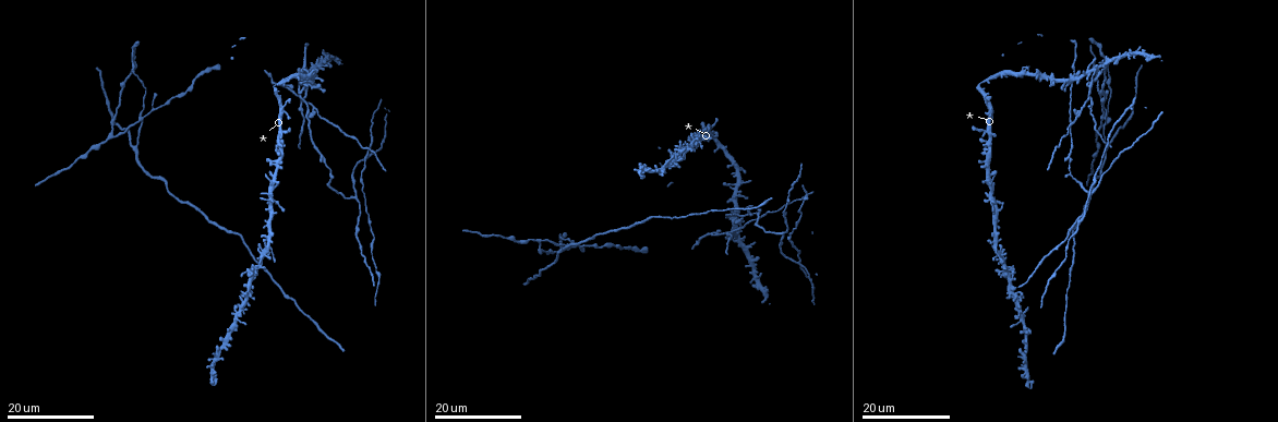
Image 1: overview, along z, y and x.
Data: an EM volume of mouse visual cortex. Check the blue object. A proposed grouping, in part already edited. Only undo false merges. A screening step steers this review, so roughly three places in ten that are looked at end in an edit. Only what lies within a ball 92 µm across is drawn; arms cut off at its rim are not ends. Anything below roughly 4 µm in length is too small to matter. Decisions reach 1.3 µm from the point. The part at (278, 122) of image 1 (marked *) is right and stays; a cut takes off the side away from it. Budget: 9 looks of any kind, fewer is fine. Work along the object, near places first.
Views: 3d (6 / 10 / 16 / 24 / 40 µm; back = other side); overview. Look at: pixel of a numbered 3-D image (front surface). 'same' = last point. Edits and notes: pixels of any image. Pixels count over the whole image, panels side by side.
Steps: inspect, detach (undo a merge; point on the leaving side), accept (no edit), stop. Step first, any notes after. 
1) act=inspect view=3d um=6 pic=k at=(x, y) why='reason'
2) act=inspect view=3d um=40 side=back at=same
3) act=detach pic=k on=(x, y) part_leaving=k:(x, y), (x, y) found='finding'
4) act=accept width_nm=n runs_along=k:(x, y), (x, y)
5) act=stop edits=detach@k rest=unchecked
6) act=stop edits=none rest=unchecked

act=inspect view=3d um=24 pic=1 at=(735, 190)

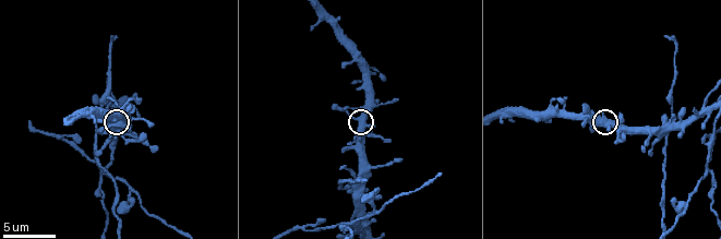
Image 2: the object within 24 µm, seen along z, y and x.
act=inspect view=3d um=6 pic=2 at=(356, 119)

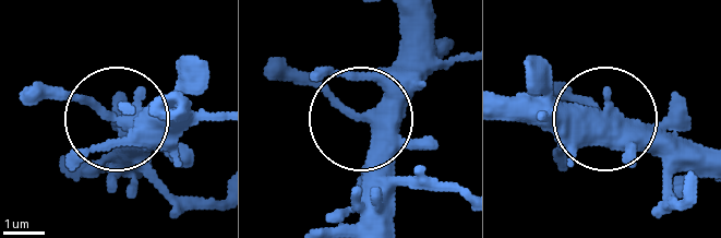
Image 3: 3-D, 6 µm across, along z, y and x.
act=accept side_arm_um=19 runs_along=3:(154, 106), (106, 116), (46, 88) found='continuous, no second neuron'

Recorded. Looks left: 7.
act=inspect view=3d um=16 pic=1 at=(737, 238) why='a fork'

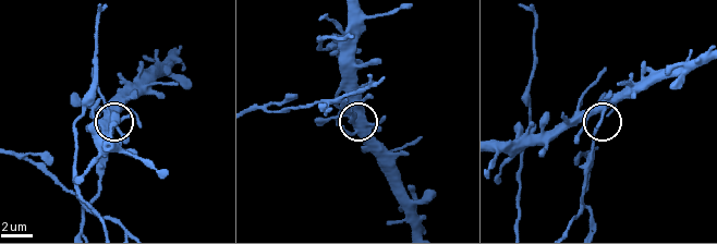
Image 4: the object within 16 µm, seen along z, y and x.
act=inspect view=3d um=10 pic=4 at=(350, 121)

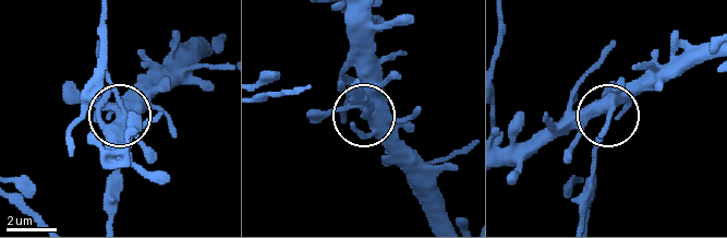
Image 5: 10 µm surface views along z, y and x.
act=inspect view=3d um=6 pic=5 at=(362, 118)

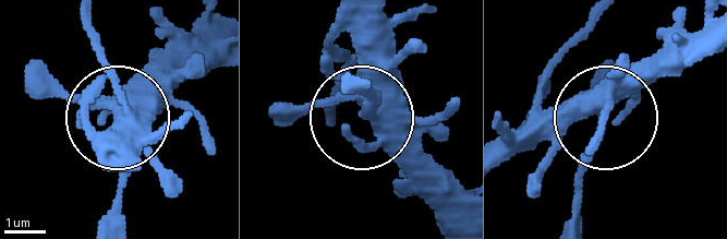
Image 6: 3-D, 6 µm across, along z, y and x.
act=accept arms=3 runs_along=6:(366, 22), (370, 116), (425, 175) found='all the same neuron'

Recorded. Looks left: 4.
act=inspect view=3d um=24 pic=1 at=(1104, 117) why='three arms meet'

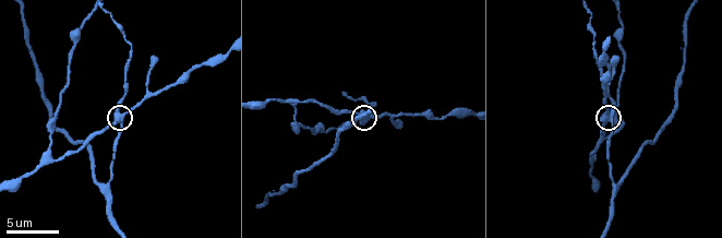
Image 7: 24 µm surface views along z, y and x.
act=inspect view=3d um=10 pic=7 at=(613, 121)

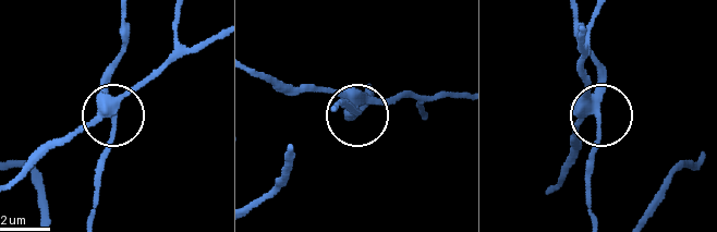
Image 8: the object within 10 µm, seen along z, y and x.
act=detach pic=8 on=(82, 125) arms=3 part_leaving=8:(592, 105), (575, 123), (575, 153), (555, 185) found='two neurons meet here'

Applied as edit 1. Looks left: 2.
act=inspect view=3d um=16 pic=1 at=(1018, 291) why='looks like a crossing'

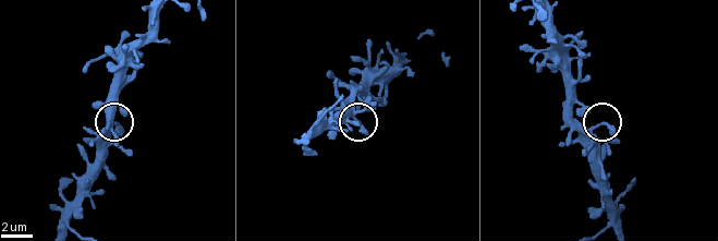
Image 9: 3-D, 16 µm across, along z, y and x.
act=inspect view=3d um=10 pic=9 at=(596, 126)

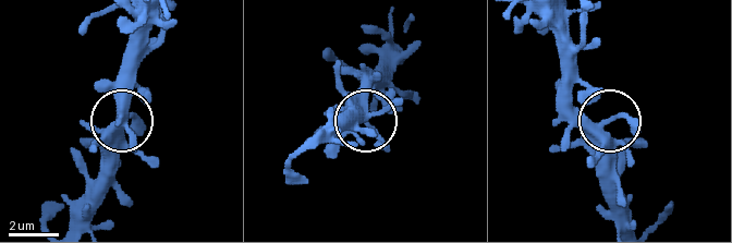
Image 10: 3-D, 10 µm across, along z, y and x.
act=accept side_arm_um=26 found='continuous, no second neuron'

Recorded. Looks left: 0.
act=stop edits=detach@8 rest=unchecked

